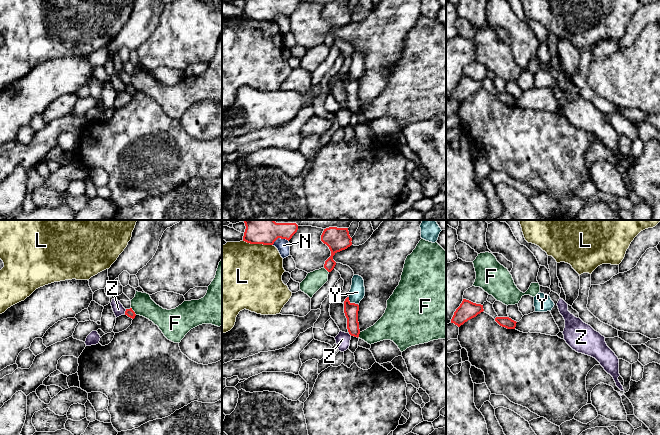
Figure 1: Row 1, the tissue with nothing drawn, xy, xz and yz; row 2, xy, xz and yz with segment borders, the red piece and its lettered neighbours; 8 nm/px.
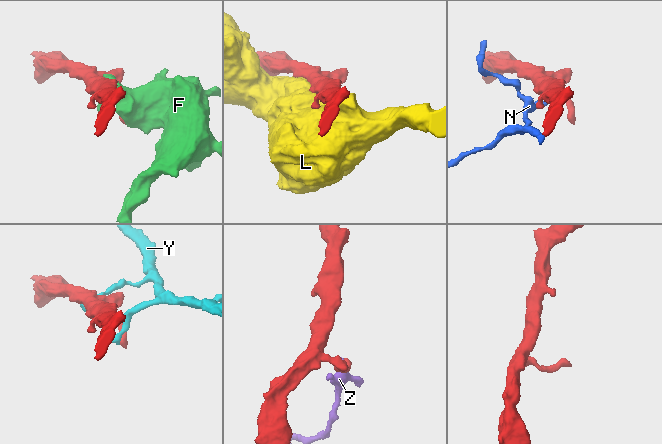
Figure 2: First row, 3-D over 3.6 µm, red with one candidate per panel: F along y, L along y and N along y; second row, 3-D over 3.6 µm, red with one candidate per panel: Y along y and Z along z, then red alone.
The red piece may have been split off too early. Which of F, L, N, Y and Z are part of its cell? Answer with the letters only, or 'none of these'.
none of these

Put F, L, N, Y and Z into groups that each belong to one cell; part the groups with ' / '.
F / L / N / Y Z

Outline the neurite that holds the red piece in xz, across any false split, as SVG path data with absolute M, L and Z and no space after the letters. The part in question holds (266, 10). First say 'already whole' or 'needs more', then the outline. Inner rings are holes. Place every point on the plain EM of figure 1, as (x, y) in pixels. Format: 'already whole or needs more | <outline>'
already whole | M245 0L243 17L250 20L273 21L278 15L290 16L297 8L297 0Z

